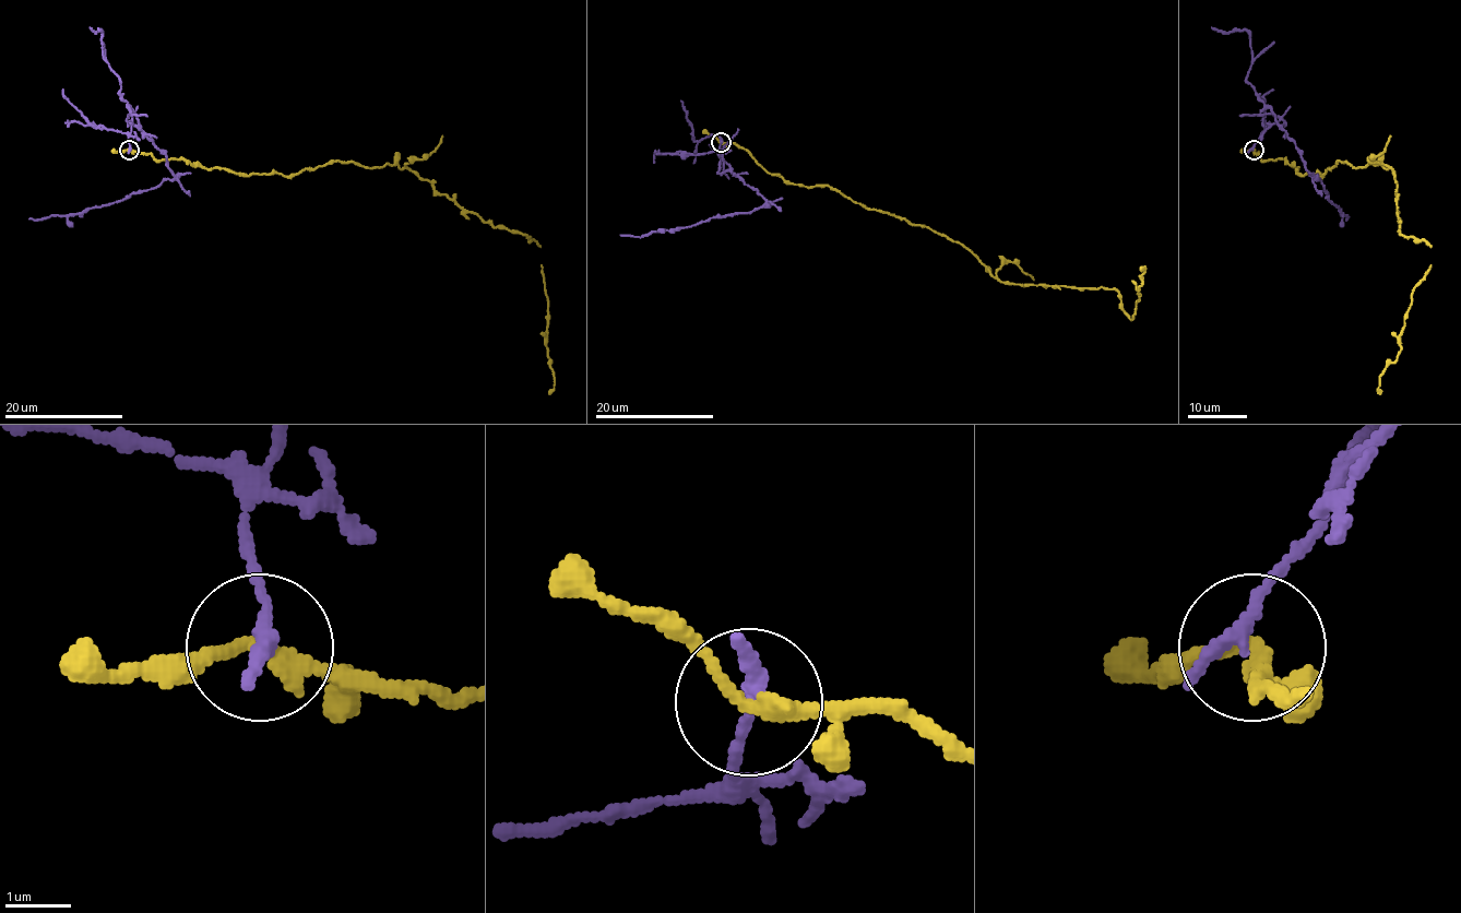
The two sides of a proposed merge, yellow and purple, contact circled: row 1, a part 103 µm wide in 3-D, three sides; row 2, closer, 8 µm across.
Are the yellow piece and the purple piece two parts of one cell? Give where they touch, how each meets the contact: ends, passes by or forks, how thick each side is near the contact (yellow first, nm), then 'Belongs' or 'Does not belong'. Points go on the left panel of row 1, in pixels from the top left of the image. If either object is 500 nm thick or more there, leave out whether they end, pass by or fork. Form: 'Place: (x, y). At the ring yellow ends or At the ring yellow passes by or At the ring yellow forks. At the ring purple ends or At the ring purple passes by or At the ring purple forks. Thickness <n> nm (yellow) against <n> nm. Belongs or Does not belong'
Place: (129, 150). At the ring yellow passes by. At the ring purple passes by. Thickness 240 nm (yellow) against 200 nm. Does not belong

